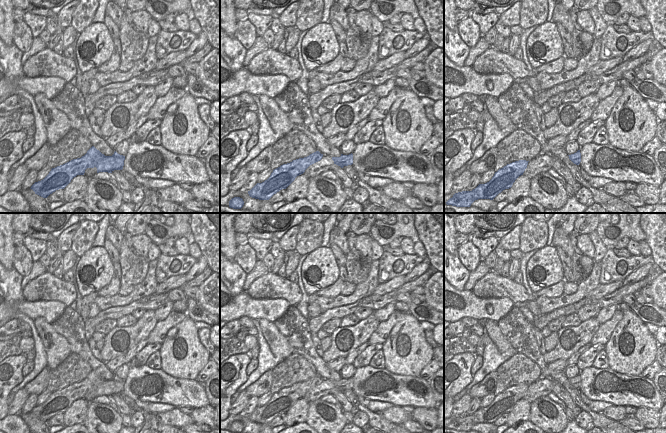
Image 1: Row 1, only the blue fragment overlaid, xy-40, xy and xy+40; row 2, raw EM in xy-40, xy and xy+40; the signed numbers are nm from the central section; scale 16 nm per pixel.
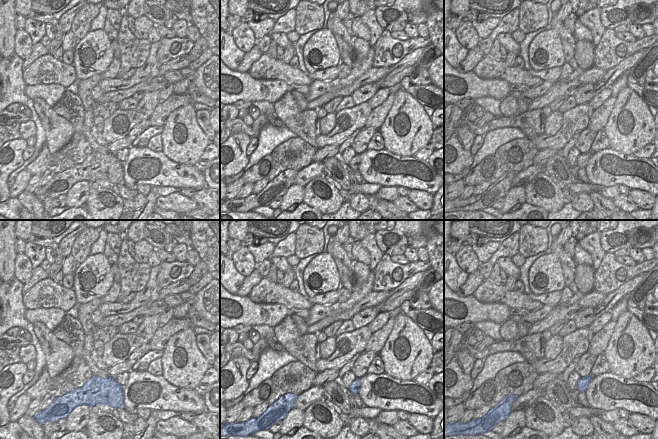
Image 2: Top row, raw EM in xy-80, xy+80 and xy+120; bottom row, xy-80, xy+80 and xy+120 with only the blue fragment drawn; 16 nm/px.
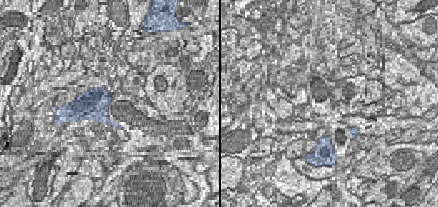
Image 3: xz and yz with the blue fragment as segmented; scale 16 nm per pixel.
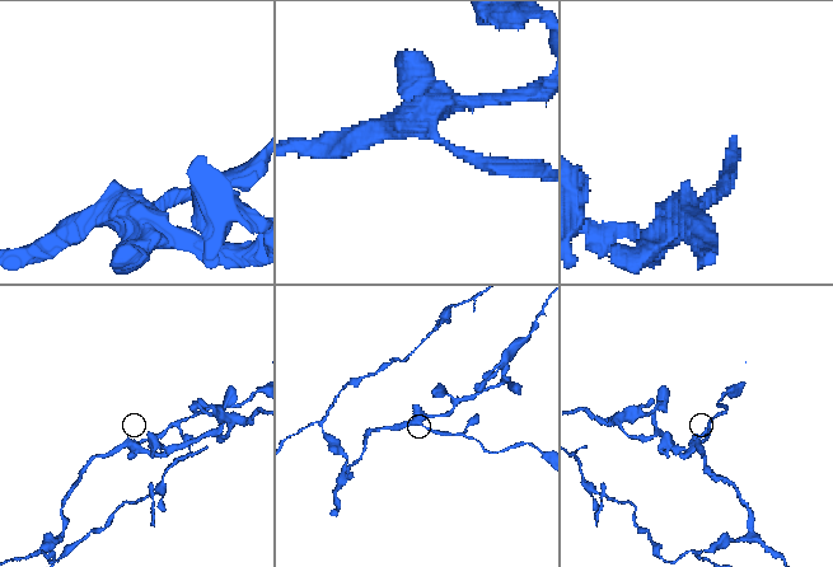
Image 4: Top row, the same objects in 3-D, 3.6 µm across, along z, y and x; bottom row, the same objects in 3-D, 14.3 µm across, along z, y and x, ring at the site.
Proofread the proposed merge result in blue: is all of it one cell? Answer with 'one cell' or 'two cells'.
two cells

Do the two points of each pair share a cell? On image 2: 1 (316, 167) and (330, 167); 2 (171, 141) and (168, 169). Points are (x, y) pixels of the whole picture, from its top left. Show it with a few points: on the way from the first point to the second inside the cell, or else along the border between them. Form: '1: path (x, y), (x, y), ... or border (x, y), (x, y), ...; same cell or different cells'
1: border (322, 162), (326, 174); different cells
2: border (161, 151), (176, 162), (192, 164); different cells

